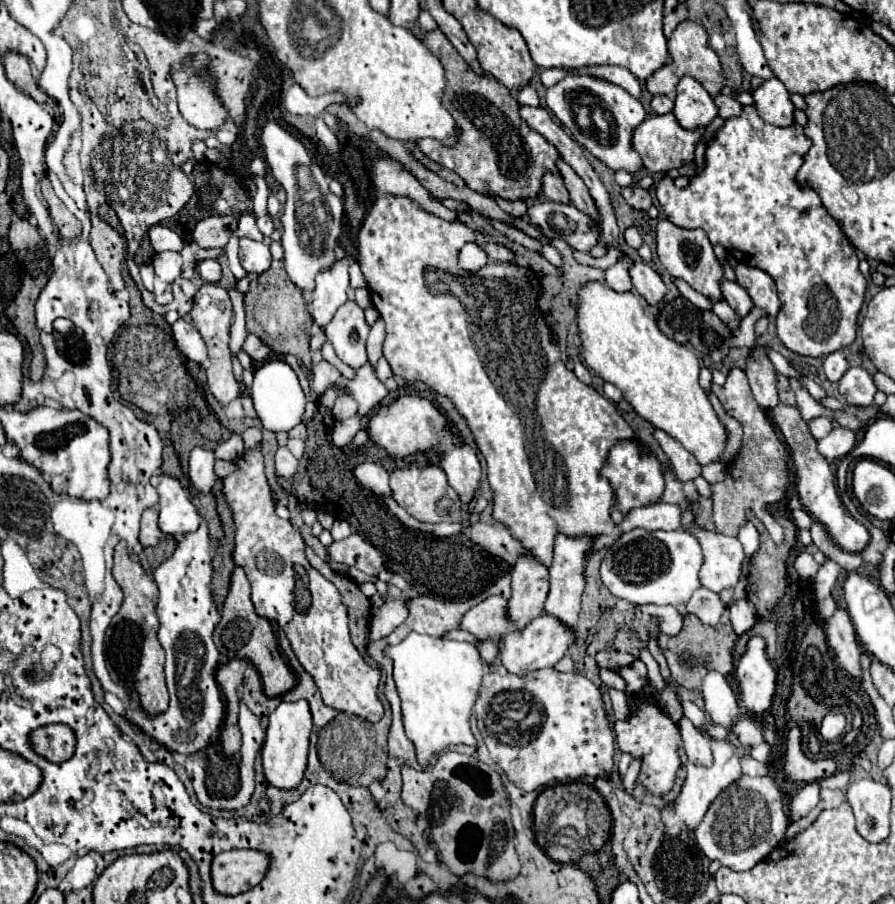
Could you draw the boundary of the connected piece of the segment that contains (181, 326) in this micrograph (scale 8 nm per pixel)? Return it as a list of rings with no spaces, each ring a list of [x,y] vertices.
[[[177,319],[171,325],[171,329],[173,329],[173,339],[175,339],[179,351],[189,361],[195,361],[201,365],[207,359],[207,347],[205,347],[205,341],[201,339],[199,331],[191,323],[185,323],[183,319]]]

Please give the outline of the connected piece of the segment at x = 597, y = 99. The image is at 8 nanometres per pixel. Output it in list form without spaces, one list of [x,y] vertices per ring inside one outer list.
[[[575,71],[549,87],[545,101],[547,109],[561,121],[565,129],[569,129],[575,141],[609,169],[627,169],[629,173],[637,173],[643,167],[639,153],[631,149],[633,129],[645,119],[645,109],[639,99],[631,97],[621,87],[607,83],[605,79],[595,79],[595,75]]]

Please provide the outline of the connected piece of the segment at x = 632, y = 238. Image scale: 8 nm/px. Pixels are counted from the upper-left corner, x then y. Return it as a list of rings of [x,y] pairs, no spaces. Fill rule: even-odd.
[[[627,227],[625,231],[623,231],[623,237],[625,237],[625,241],[627,241],[627,245],[629,247],[633,247],[633,249],[639,249],[641,247],[641,235],[639,235],[639,231],[637,231],[637,227]]]

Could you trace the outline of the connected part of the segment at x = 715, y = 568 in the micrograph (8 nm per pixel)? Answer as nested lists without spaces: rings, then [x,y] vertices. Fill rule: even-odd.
[[[687,509],[685,517],[683,517],[683,527],[699,539],[699,543],[703,547],[703,557],[705,557],[703,567],[699,571],[701,585],[715,593],[719,593],[725,587],[733,587],[739,581],[741,561],[745,557],[739,539],[737,537],[729,539],[721,533],[697,529],[693,521],[695,519],[693,519],[691,511]]]

